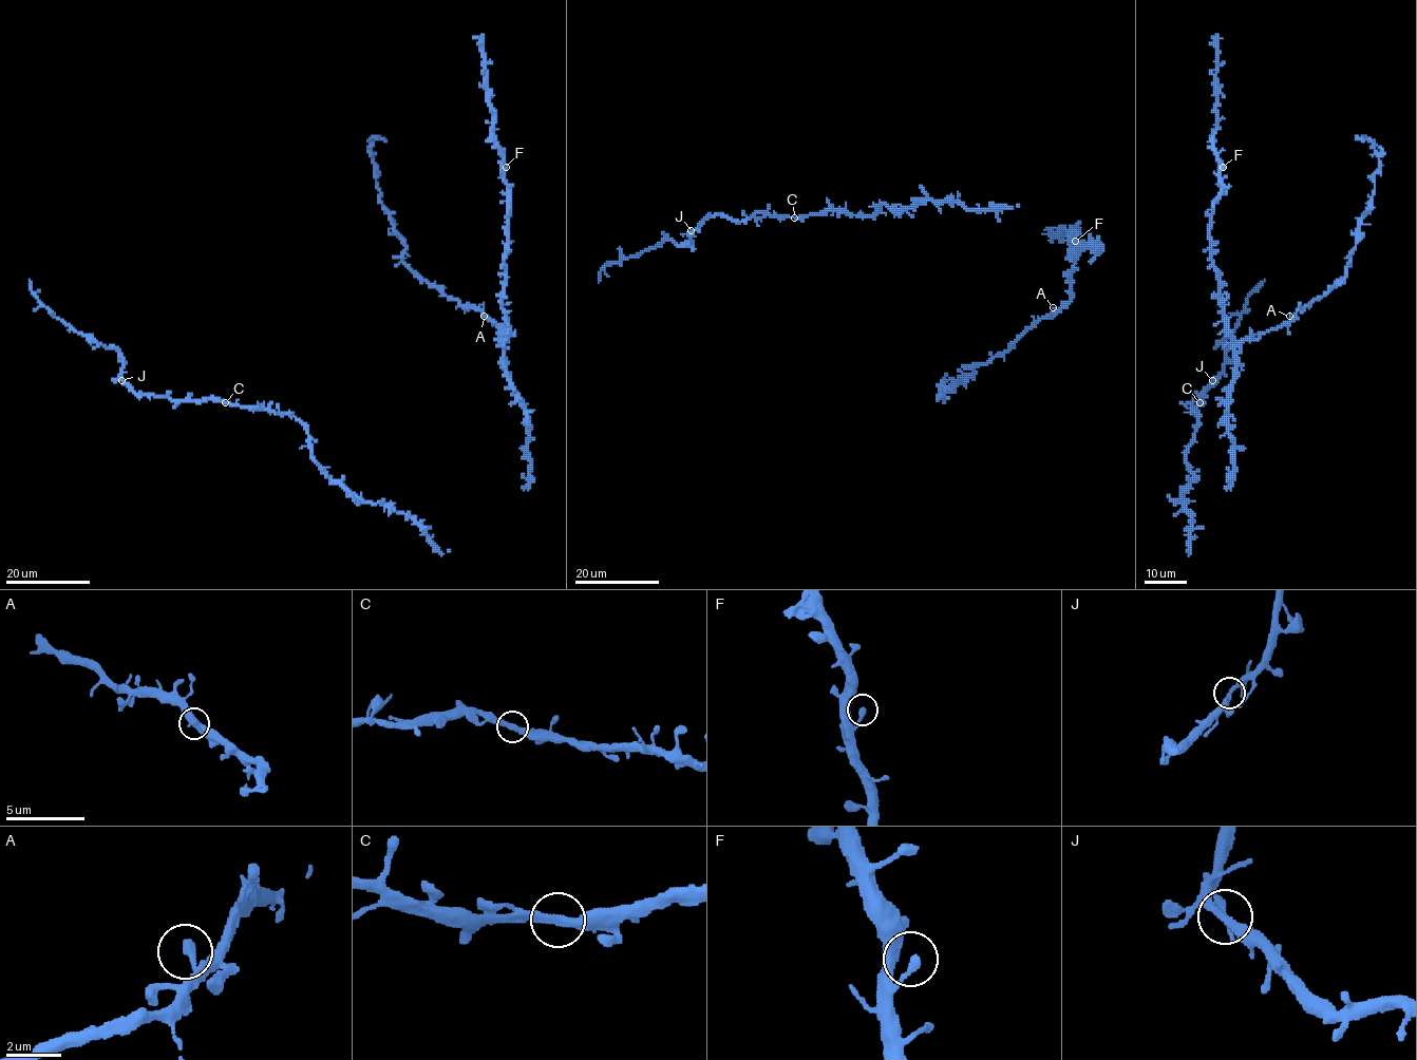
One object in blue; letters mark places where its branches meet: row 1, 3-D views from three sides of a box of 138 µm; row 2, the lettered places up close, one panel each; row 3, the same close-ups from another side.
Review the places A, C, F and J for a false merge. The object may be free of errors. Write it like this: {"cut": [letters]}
{"cut": []}

